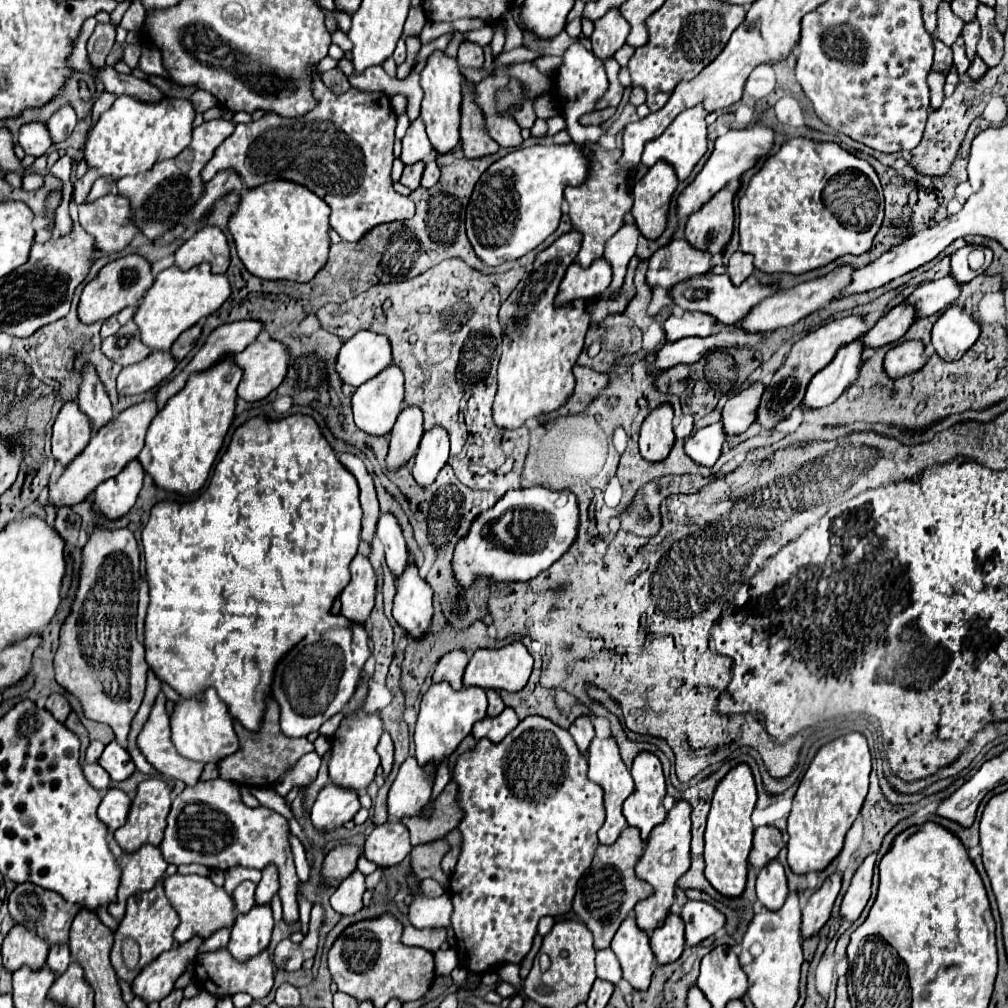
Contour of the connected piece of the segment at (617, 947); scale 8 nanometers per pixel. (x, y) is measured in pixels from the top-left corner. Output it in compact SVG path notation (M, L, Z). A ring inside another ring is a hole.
M627 917L611 943L613 953L623 969L623 979L637 991L649 989L649 979L653 973L653 951L649 945L649 935L641 931L635 917Z

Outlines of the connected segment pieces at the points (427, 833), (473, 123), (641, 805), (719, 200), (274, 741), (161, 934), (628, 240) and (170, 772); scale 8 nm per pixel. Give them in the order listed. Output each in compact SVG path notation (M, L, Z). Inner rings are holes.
M449 781L447 787L437 797L437 801L429 807L425 817L417 815L415 819L403 819L405 827L411 833L413 847L443 839L449 831L453 831L459 825L459 821L463 819L465 813L459 807L457 793L459 793L457 783Z
M469 81L463 83L463 107L461 107L461 151L465 159L479 159L499 151L499 145L481 127L481 109L469 99Z
M639 753L633 761L631 775L635 781L635 793L623 803L623 815L627 825L637 827L641 839L647 841L653 827L667 819L667 811L661 803L665 797L661 761L653 753Z
M723 187L687 219L685 237L693 247L719 255L733 235L733 223L733 193Z
M275 699L267 701L267 711L263 715L263 727L259 733L251 733L243 729L239 723L235 723L235 733L239 737L239 751L237 755L229 755L229 759L223 759L219 763L219 777L235 781L237 785L247 787L273 787L279 777L305 753L313 751L313 743L309 743L305 737L291 739L281 733L279 729L279 705Z
M157 883L151 891L145 891L145 893L139 891L139 893L131 895L127 899L125 917L121 919L121 923L115 931L115 943L113 943L113 949L111 949L111 965L117 973L117 977L127 981L127 983L133 983L133 979L135 979L137 971L141 971L141 967L149 965L153 959L157 959L157 955L161 955L163 951L169 951L173 947L173 931L175 931L177 925L179 925L179 915L173 909L173 905L169 903L169 899L165 897L163 883ZM125 937L133 937L141 947L141 959L139 959L135 969L127 969L125 963L123 963L123 957L121 957L121 943L123 943Z
M625 223L605 245L605 253L603 257L611 263L613 267L613 281L609 285L609 289L603 293L603 297L611 297L613 293L617 293L623 285L625 273L627 273L627 265L635 255L635 247L637 247L637 237L639 231L635 227L635 223Z
M159 693L149 713L147 723L143 725L137 737L137 747L161 775L181 779L185 785L195 785L199 781L203 765L185 759L175 749L171 741L169 715L165 711L165 701L167 701L165 695Z

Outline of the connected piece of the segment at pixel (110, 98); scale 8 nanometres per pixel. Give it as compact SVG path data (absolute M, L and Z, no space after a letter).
M103 91L103 93L101 93L101 97L97 99L95 107L93 107L93 121L95 121L95 119L99 119L99 115L101 115L103 111L107 111L107 109L113 105L113 101L115 101L115 95L111 95L111 93Z

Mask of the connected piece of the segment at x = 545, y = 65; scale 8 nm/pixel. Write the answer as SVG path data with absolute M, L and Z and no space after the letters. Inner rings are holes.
M541 57L535 61L535 65L545 73L547 69L558 69L563 62L561 57Z

